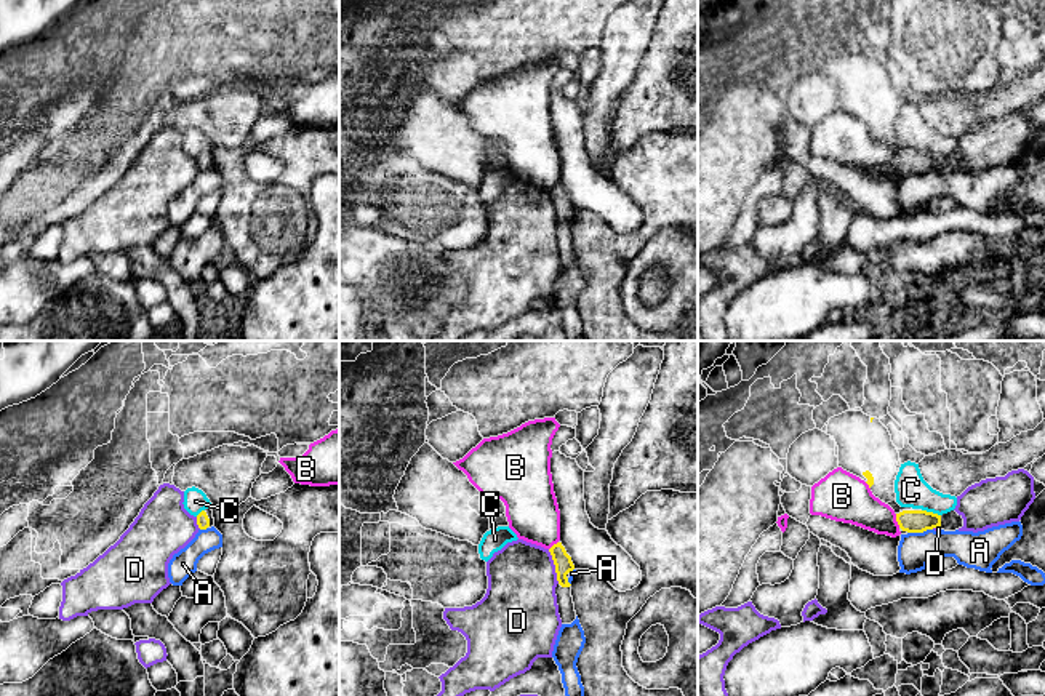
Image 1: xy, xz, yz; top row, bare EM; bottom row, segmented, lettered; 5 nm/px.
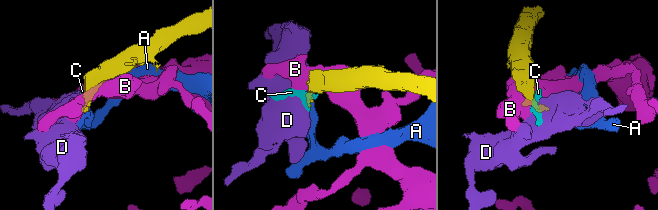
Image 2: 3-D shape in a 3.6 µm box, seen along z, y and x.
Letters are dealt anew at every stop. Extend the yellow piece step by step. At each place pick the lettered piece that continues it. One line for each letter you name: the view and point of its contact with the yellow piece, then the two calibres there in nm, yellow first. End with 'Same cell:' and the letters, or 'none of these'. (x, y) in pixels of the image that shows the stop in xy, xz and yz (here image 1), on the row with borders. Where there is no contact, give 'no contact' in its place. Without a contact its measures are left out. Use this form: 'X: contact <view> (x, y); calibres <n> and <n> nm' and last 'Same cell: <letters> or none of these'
Same cell: none of these

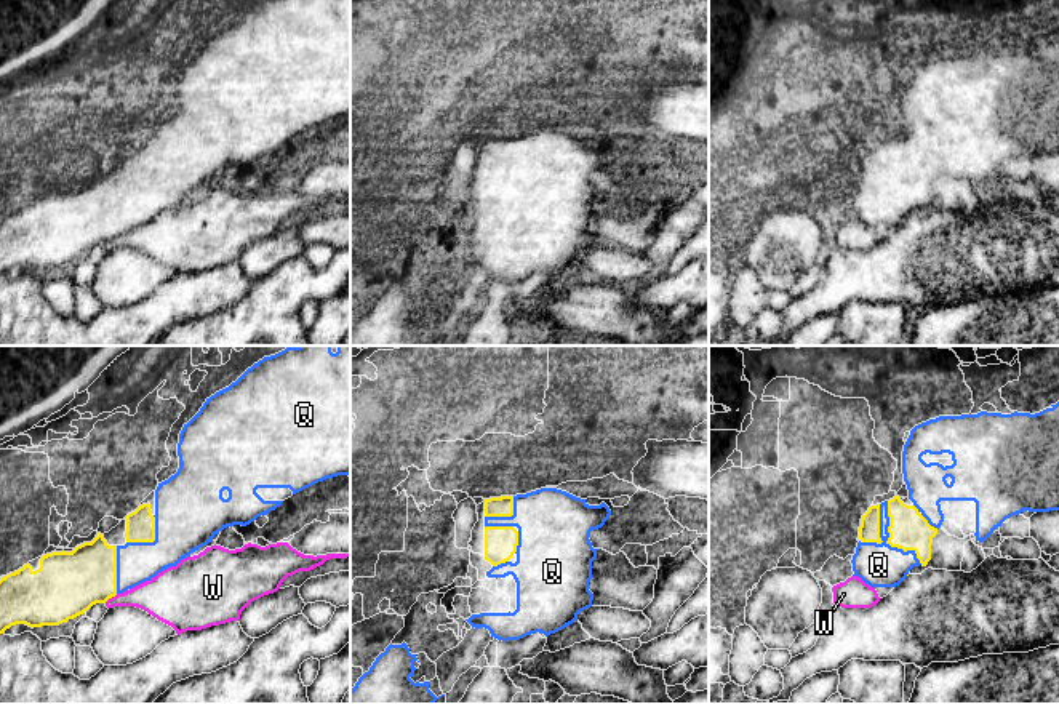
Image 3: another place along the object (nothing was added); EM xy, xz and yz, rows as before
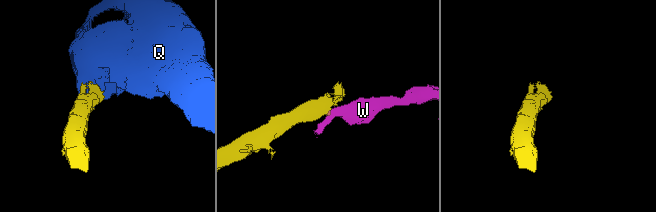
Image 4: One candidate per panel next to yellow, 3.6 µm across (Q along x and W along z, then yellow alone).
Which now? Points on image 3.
Q: contact yz (887, 541); calibres 200 and 220 nm
Same cell: Q

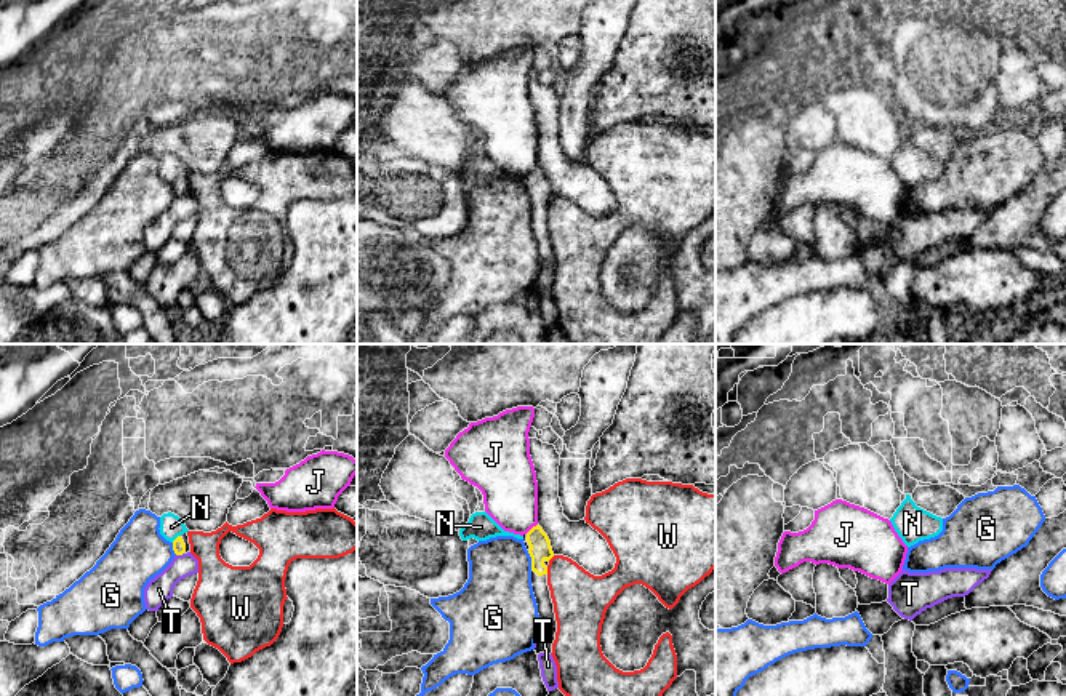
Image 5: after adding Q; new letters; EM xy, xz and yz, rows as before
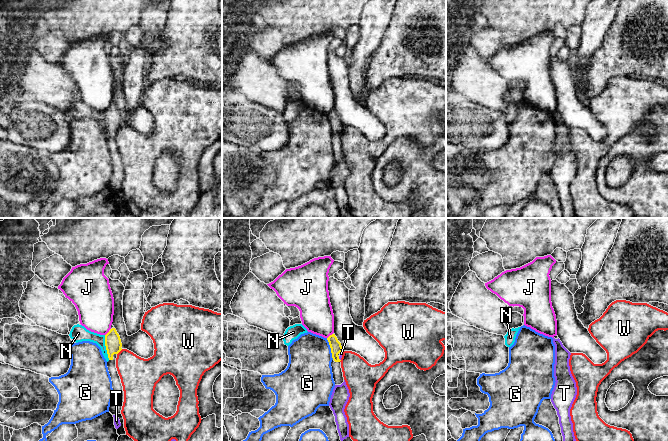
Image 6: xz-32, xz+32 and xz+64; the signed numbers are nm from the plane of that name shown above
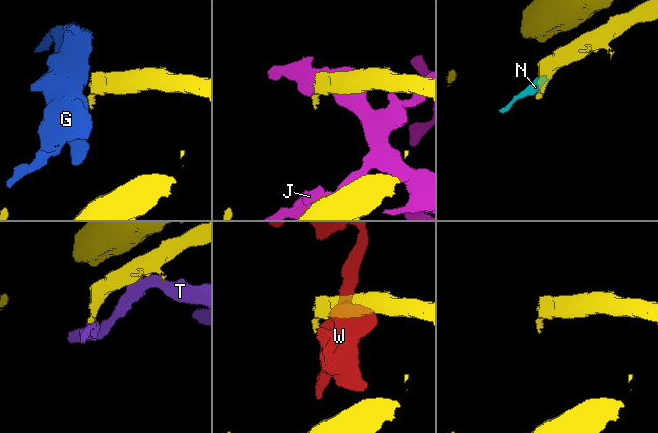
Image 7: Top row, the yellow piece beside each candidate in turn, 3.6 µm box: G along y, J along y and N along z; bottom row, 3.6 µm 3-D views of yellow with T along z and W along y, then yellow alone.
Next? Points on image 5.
Same cell: none of these

